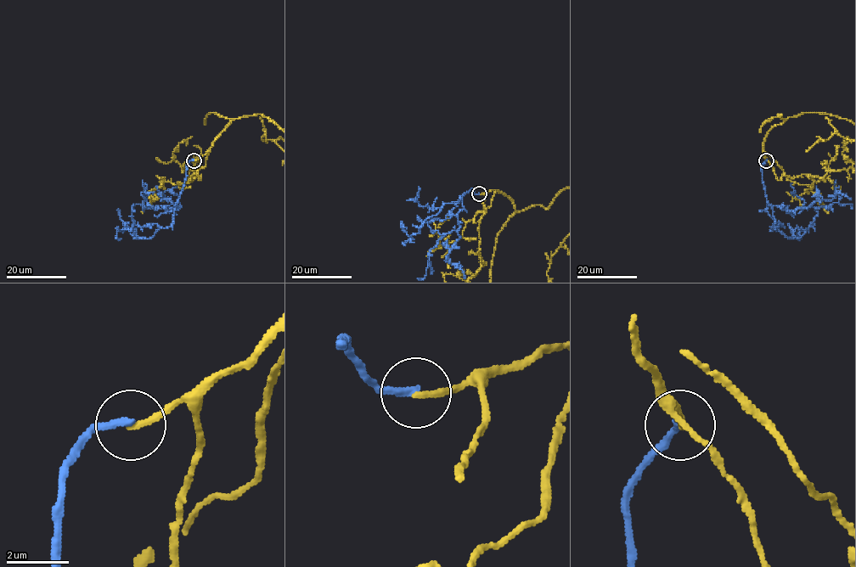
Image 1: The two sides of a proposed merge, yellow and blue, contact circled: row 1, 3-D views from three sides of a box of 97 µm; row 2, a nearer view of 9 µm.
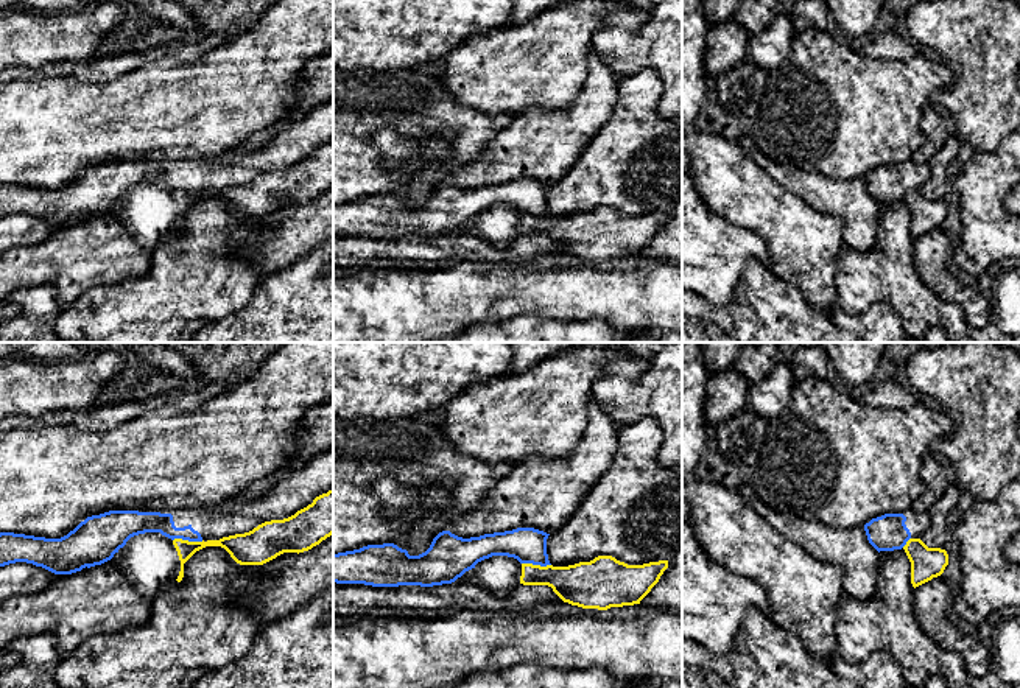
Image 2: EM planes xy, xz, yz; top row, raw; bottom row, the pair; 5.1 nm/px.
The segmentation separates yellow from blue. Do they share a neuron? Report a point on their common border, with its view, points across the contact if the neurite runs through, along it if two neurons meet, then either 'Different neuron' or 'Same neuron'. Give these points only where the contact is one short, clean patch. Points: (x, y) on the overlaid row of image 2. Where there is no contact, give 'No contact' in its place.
Touches yellow at xy (187, 540). Boundary: xy (173, 539), (203, 540). Different neuron

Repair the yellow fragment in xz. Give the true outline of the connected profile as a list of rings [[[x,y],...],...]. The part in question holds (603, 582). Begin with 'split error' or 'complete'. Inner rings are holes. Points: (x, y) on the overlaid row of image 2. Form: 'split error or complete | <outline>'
split error | [[[492,556],[455,582],[477,584],[495,595],[508,595],[520,584],[548,585],[564,602],[607,610],[640,604],[667,568],[668,560],[628,565],[612,556],[598,556],[568,567],[540,567],[520,563],[508,556]]]

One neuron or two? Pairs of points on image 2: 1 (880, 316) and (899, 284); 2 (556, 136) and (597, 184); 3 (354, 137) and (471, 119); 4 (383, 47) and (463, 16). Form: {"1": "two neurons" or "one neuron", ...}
{"1": "two neurons", "2": "two neurons", "3": "one neuron", "4": "one neuron"}

